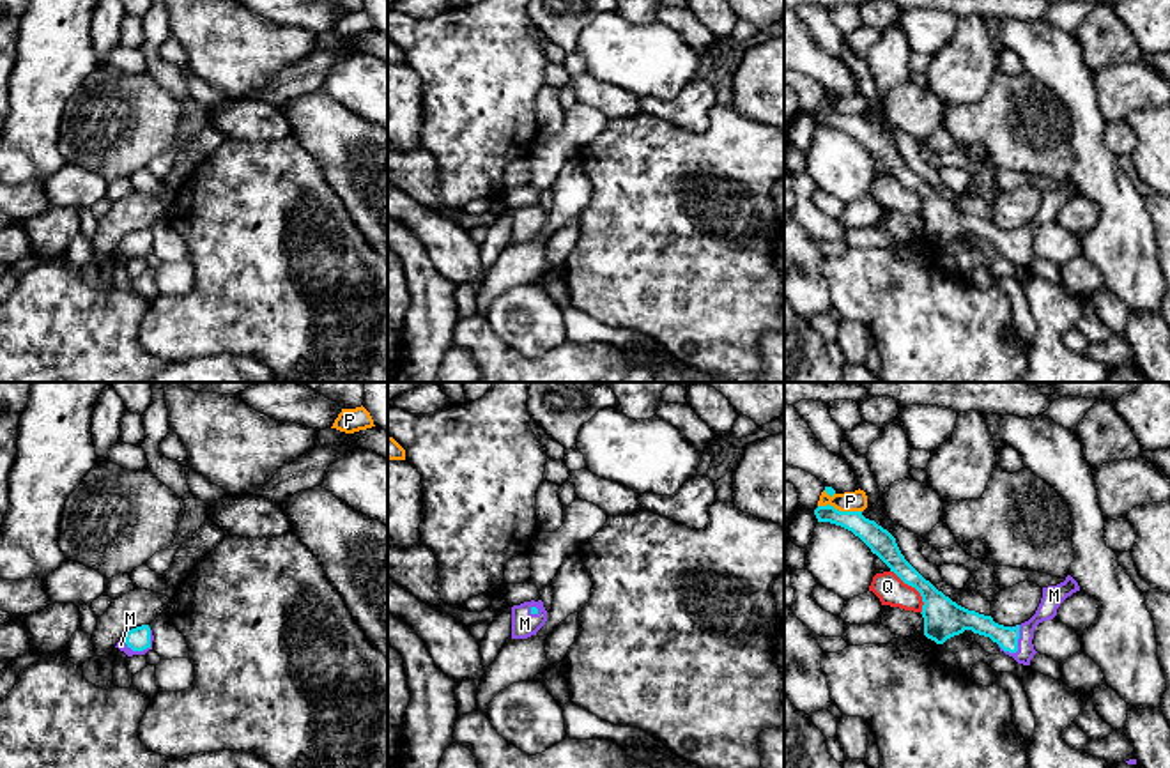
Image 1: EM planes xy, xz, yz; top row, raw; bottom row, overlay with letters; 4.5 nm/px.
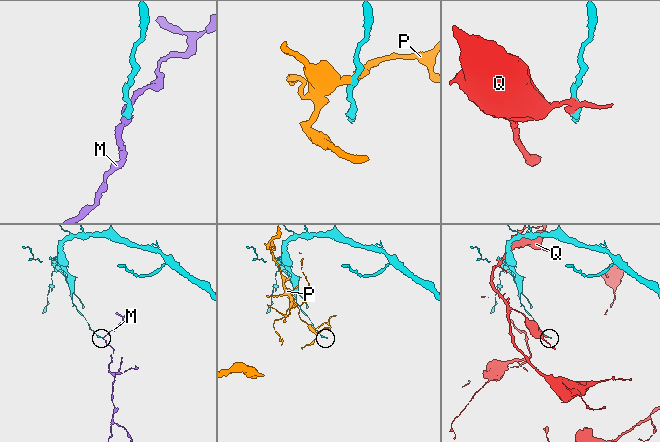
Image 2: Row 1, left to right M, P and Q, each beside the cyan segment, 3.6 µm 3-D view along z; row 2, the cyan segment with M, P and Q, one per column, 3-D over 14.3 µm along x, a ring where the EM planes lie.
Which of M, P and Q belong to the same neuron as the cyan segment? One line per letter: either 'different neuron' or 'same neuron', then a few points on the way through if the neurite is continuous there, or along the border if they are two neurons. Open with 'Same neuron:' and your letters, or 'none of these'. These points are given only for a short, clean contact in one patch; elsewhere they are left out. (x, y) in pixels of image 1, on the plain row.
Same neuron: M
M: same neuron; runs through xy (138, 243), (146, 252), (121, 248)
P: different neuron; border along yz (818, 108), (861, 115)
Q: different neuron; border along yz (891, 174), (919, 197), (923, 206), (921, 216)

